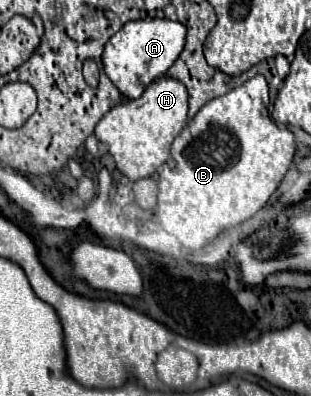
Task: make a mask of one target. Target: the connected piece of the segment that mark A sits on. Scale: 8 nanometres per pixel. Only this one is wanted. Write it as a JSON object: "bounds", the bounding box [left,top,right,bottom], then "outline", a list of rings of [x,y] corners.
{"bounds":[103,18,185,98],"outline":[[[167,18],[153,20],[133,20],[123,24],[123,28],[109,38],[103,50],[103,70],[109,80],[127,98],[139,98],[145,88],[161,78],[169,66],[177,60],[185,46],[185,26]]]}

